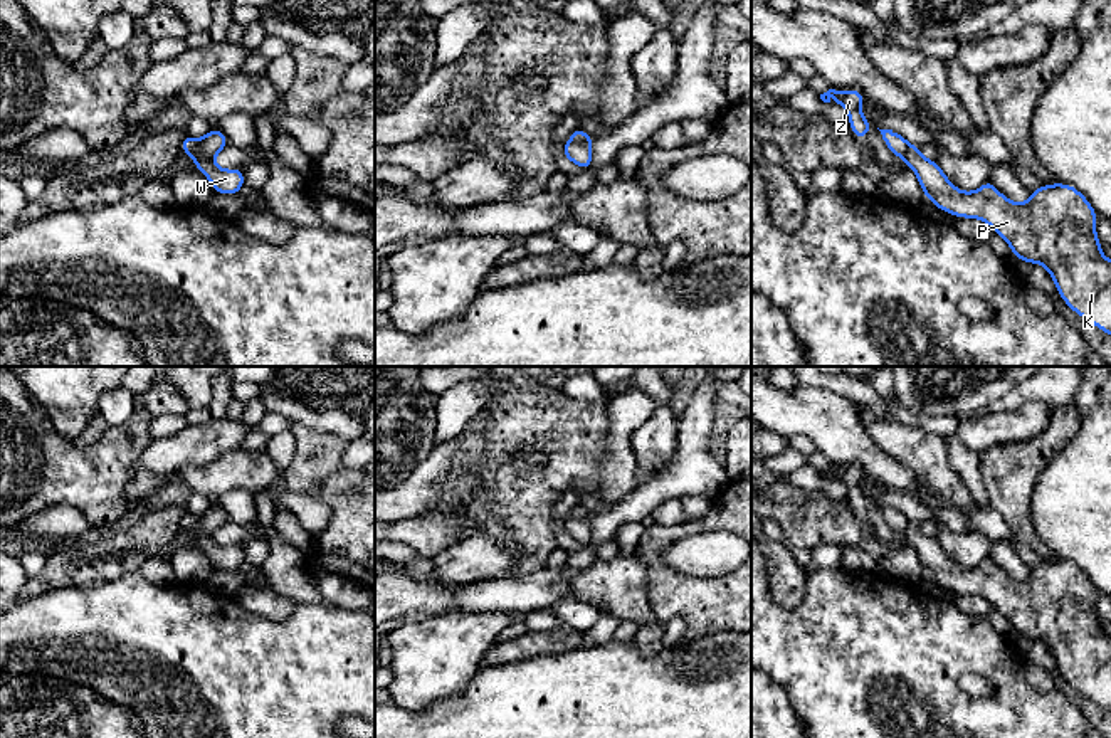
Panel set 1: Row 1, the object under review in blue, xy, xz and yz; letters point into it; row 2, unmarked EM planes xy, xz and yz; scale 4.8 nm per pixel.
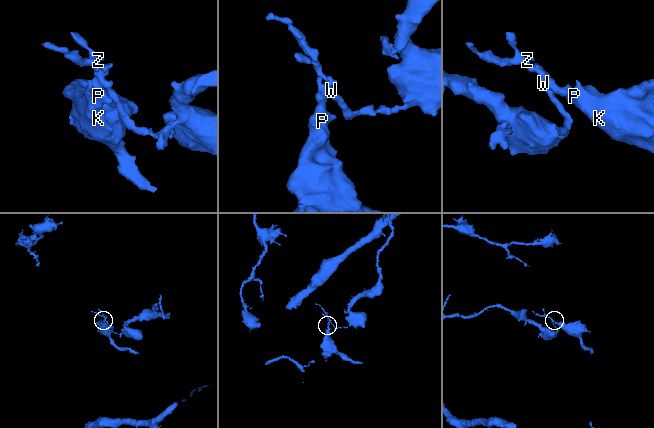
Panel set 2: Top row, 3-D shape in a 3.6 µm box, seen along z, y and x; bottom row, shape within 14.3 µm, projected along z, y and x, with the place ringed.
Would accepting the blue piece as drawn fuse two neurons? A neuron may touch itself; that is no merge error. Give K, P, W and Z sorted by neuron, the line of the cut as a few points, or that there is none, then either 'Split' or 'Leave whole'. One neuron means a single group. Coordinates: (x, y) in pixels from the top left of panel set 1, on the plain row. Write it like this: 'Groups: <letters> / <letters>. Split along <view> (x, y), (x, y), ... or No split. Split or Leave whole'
Groups: K P / W Z. Split along xz (590, 513), (568, 520). Split

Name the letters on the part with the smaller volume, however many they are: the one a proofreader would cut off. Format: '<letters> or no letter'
K, P

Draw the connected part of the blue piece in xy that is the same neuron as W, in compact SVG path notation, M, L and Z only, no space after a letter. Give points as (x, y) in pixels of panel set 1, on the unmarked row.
M213 535L198 536L195 545L208 555L213 570L237 572L245 561L242 545L222 546L213 540Z

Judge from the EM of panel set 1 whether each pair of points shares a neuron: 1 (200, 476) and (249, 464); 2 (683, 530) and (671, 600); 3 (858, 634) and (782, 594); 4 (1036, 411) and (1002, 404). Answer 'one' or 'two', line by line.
1: one
2: one
3: two
4: two

